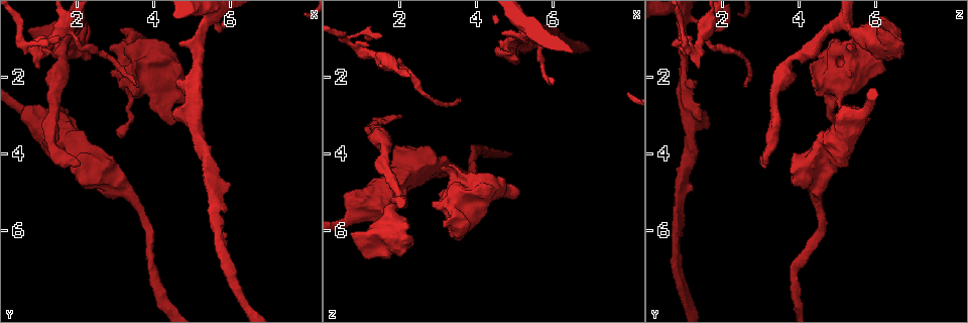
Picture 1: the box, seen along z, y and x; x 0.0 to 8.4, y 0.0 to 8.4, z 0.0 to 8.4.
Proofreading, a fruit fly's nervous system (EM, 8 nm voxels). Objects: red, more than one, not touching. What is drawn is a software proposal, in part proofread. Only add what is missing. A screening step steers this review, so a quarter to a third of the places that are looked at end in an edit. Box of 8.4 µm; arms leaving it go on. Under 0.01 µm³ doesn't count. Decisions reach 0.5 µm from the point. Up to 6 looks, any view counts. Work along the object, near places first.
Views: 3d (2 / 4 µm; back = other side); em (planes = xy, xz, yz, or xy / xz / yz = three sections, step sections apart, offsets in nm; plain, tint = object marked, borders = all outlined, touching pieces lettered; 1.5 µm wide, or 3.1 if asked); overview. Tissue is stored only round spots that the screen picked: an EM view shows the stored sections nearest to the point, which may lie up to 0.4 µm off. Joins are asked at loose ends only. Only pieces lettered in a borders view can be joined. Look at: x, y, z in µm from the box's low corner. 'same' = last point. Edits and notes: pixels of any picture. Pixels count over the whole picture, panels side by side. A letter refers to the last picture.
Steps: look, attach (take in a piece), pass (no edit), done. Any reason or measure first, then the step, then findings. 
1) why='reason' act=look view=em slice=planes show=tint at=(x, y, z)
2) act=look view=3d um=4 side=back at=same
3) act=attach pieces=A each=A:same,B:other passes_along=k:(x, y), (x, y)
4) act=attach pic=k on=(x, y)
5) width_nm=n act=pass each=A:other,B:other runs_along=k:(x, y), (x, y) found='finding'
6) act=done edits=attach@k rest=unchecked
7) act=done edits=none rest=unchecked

why='branch stops here' act=look view=3d um=2 side=back at=(4.85, 2.15, 1.40)

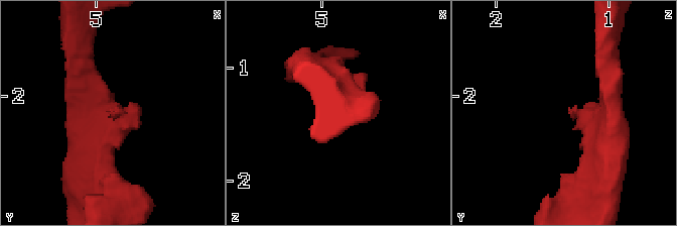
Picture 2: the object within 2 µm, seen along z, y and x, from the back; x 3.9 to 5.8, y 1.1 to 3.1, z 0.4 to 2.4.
act=look view=em slice=planes show=tint at=(4.88, 2.12, 1.36)

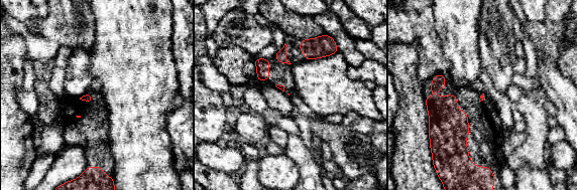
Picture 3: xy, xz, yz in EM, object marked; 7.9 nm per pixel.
act=look view=em slice=planes show=borders at=same

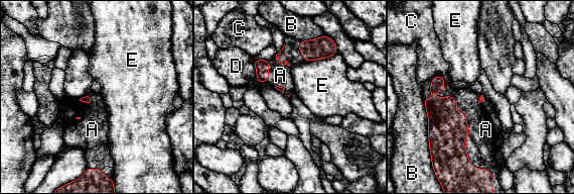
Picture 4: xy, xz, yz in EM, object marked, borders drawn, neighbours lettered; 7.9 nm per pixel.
act=attach pieces=A each=A:same,B:other,C:other,D:other,E:other found='the cell continues'

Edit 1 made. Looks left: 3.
act=look view=em slice=planes show=borders at=(2.35, 1.50, 6.35)

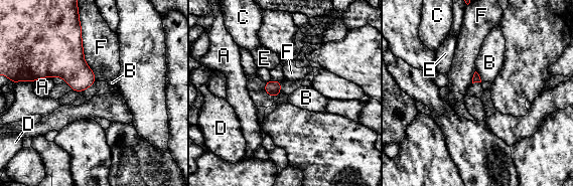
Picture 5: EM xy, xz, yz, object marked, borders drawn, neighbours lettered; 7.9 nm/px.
act=pass each=A:other,B:other,C:other,D:other,E:other,F:other border=5:(475, 71), (481, 81) found='no lettered piece goes on from it'

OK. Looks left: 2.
why='free end' act=look view=em slice=xy step=4 show=tint at=(3.05, 2.20, 4.45)

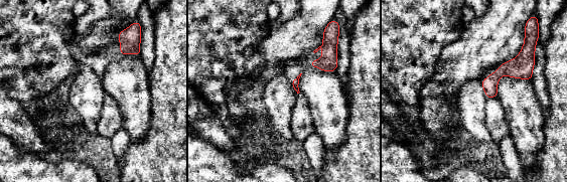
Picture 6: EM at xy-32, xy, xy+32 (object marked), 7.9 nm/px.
act=look view=em slice=yz step=8 show=borders at=same

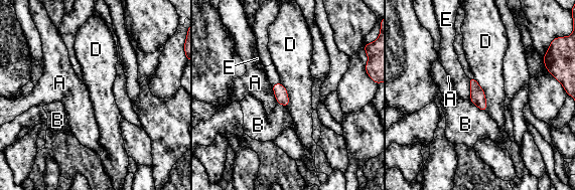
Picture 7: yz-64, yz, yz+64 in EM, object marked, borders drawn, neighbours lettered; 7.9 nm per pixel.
act=pass each=A:other,B:other,D:other,E:other border=7:(473, 77), (484, 94), (486, 112) found='none of them fits'

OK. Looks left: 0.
act=done edits=attach@4 rest=unchecked

